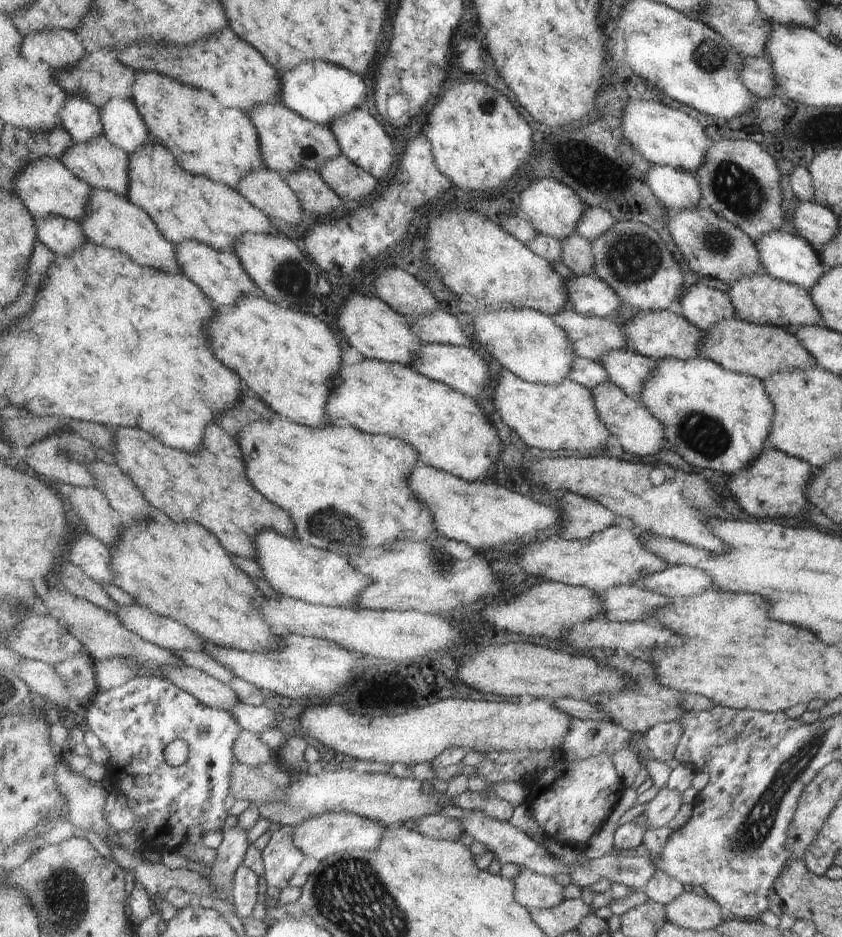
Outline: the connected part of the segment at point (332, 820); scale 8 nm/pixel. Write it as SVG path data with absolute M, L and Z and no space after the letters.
M331 812L325 815L315 816L311 820L305 820L305 824L295 827L295 836L293 842L299 850L308 857L313 857L318 861L323 861L337 855L338 853L353 850L363 850L373 852L381 848L385 842L385 832L388 827L385 824L379 824L377 820L364 818L353 812Z

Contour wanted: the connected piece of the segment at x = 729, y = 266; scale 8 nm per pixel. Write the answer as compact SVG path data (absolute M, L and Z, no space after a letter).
M699 204L697 208L690 208L689 210L671 210L665 208L667 214L667 228L673 241L678 246L679 251L685 261L687 261L690 269L701 277L715 278L727 286L741 280L743 276L757 276L763 272L763 266L759 260L759 254L755 245L751 240L735 225L729 224L724 217L717 216L715 212L708 209L706 206Z

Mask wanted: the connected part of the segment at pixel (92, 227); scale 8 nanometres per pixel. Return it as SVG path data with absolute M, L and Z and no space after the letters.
M92 188L91 207L88 216L78 223L89 241L123 251L141 266L161 269L172 273L183 273L175 245L160 231L157 223L145 209L133 204L126 196L110 190Z

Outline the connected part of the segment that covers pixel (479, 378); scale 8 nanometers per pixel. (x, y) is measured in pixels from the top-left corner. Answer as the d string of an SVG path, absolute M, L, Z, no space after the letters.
M423 343L417 356L410 362L410 365L423 376L431 380L441 381L448 384L451 388L465 393L468 397L478 398L481 394L481 388L489 380L489 364L485 358L481 358L479 351L471 347L441 344L441 343Z

